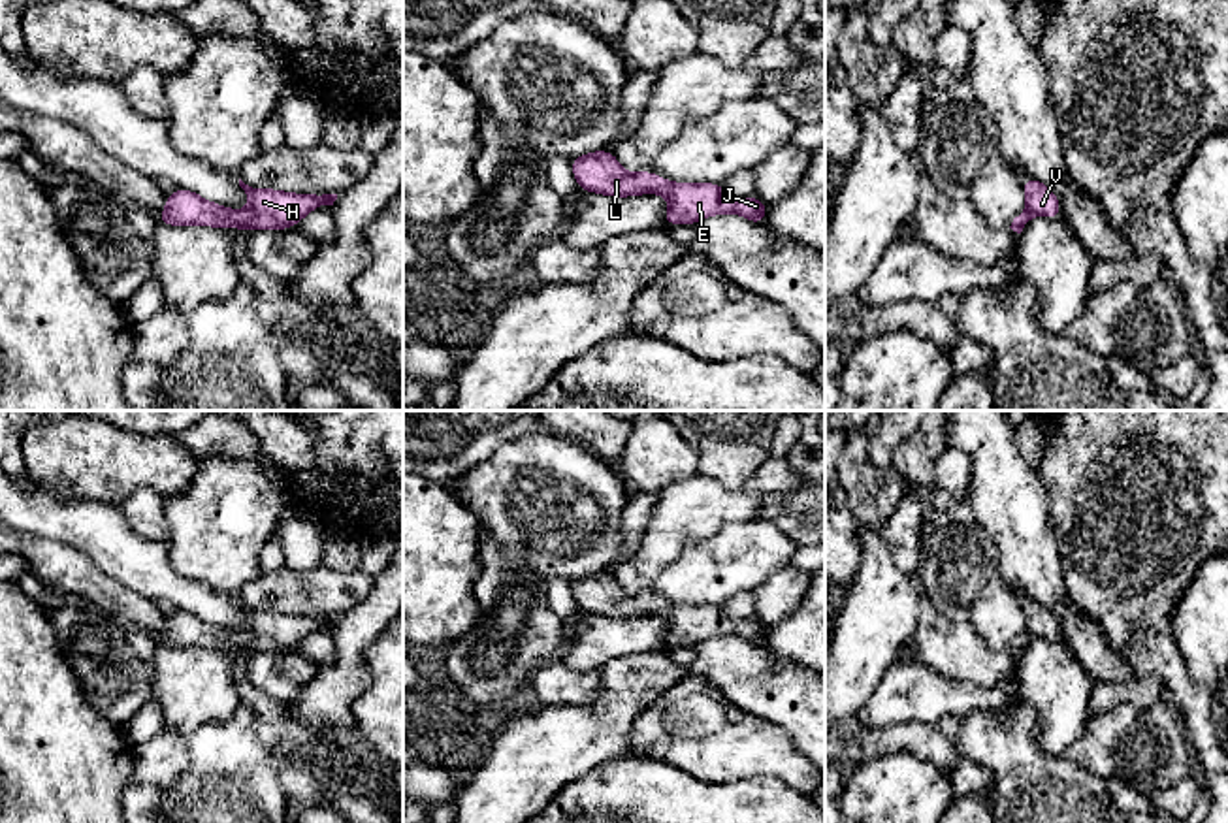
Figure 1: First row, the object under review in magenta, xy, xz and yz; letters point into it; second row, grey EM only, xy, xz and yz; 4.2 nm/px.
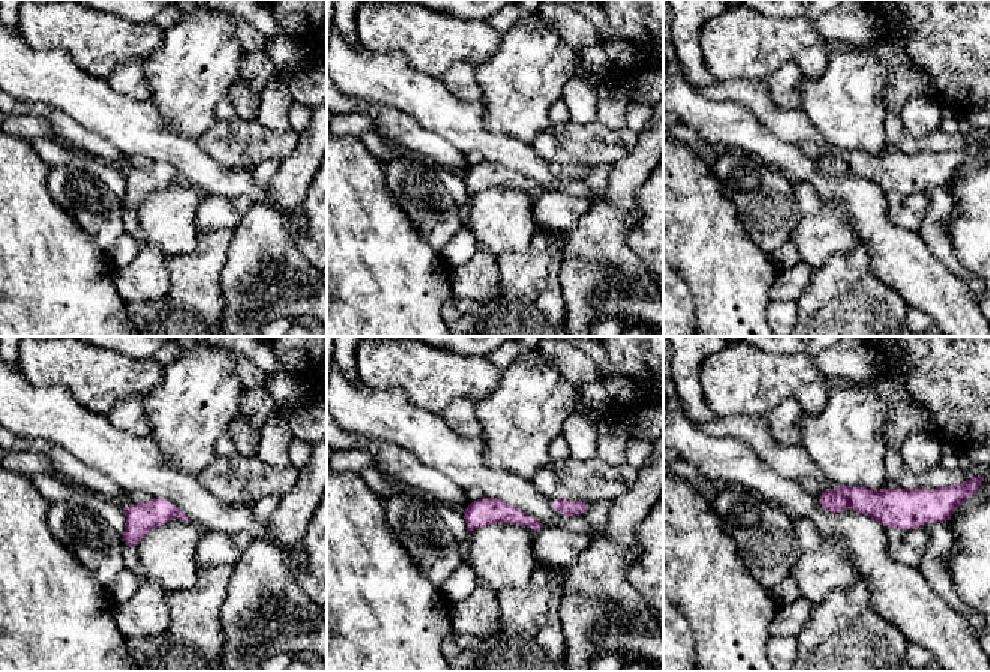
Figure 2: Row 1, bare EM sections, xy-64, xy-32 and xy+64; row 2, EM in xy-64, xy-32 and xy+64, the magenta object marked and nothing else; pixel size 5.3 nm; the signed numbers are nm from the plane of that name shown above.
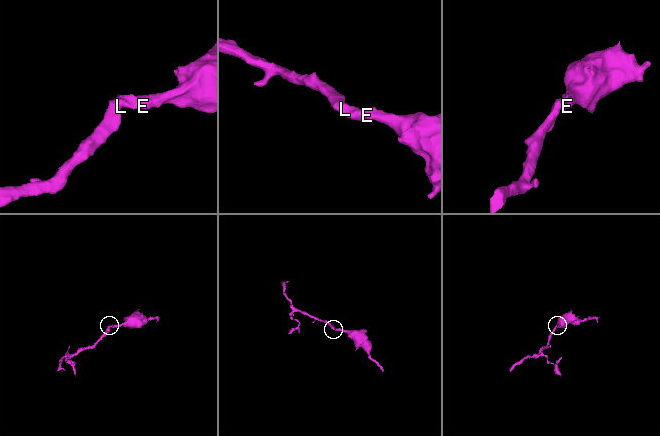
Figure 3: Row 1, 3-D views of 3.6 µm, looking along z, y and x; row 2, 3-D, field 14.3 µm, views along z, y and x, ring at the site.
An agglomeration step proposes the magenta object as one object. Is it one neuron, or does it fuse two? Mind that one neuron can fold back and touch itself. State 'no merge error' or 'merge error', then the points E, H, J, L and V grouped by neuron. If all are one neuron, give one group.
no merge error; groups E H J L V

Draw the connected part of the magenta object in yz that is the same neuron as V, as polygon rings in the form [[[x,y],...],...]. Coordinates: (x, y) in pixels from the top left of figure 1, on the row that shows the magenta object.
[[[1028,175],[1023,179],[1023,186],[1026,192],[1026,207],[1013,218],[1010,226],[1013,232],[1021,234],[1026,222],[1036,215],[1043,215],[1049,218],[1057,218],[1062,215],[1060,203],[1049,186]]]

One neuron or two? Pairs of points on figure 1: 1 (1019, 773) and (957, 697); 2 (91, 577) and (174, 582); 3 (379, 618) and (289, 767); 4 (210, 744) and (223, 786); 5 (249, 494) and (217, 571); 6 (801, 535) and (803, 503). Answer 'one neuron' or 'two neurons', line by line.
1: two neurons
2: two neurons
3: one neuron
4: one neuron
5: one neuron
6: two neurons

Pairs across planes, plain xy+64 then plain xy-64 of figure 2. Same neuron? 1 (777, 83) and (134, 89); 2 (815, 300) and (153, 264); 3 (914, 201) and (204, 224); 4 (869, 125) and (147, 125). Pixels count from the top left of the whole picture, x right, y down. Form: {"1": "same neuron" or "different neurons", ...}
{"1": "same neuron", "2": "different neurons", "3": "same neuron", "4": "different neurons"}

